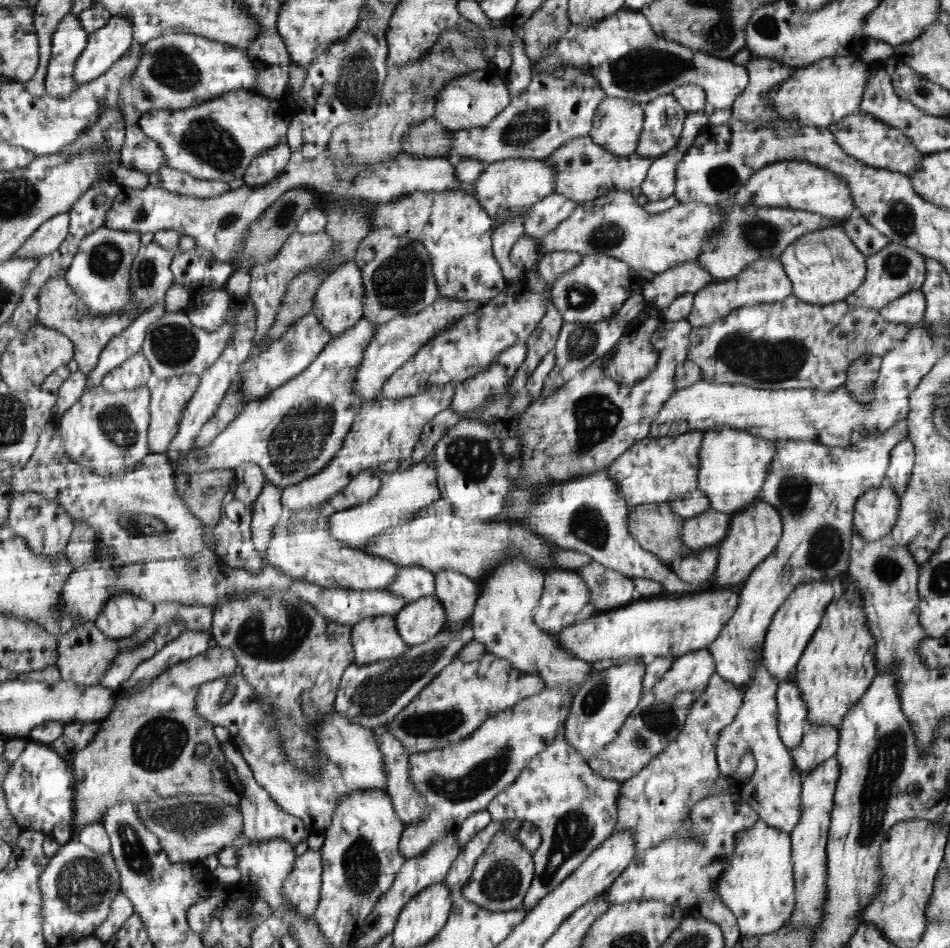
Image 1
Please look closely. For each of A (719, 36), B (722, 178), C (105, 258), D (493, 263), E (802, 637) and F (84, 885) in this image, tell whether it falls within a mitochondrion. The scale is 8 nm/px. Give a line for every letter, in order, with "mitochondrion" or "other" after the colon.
A: mitochondrion
B: mitochondrion
C: mitochondrion
D: other
E: other
F: mitochondrion

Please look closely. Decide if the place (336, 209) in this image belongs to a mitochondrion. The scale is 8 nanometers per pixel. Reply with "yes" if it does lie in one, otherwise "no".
yes

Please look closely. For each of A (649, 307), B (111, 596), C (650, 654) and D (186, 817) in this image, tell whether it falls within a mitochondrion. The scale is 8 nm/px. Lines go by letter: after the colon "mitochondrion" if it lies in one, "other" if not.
A: other
B: other
C: other
D: mitochondrion

